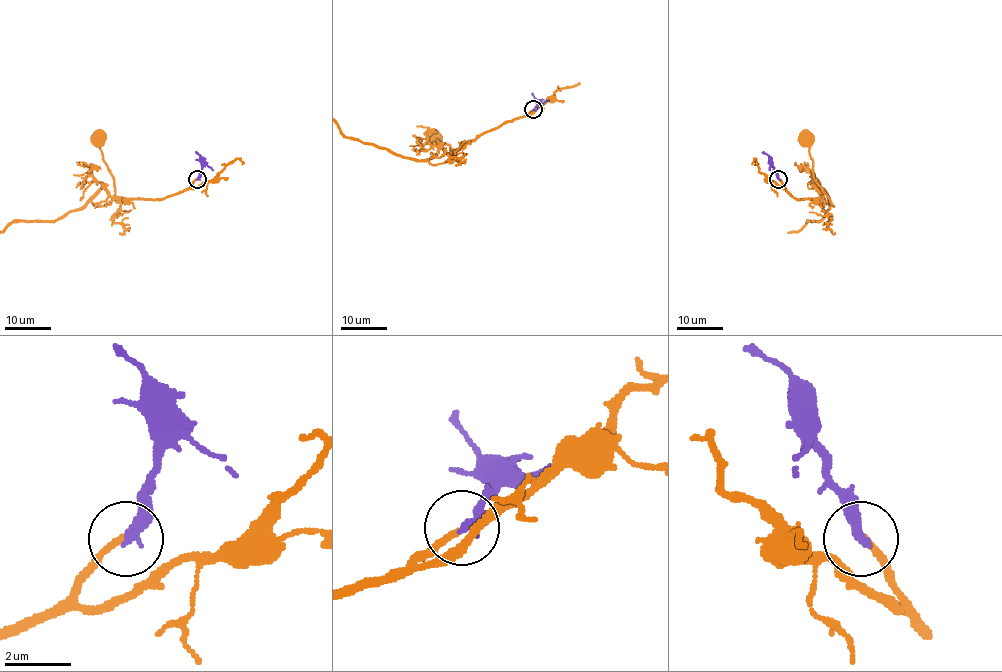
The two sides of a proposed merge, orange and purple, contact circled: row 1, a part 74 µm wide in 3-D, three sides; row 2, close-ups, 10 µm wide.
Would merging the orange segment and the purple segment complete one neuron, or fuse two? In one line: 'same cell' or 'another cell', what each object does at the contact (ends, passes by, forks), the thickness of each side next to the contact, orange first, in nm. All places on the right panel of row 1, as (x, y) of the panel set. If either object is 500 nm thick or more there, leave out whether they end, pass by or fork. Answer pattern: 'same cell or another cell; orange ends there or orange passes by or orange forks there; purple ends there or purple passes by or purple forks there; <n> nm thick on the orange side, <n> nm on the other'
same cell; orange ends there; purple ends there; 190 nm thick on the orange side, 340 nm on the other

